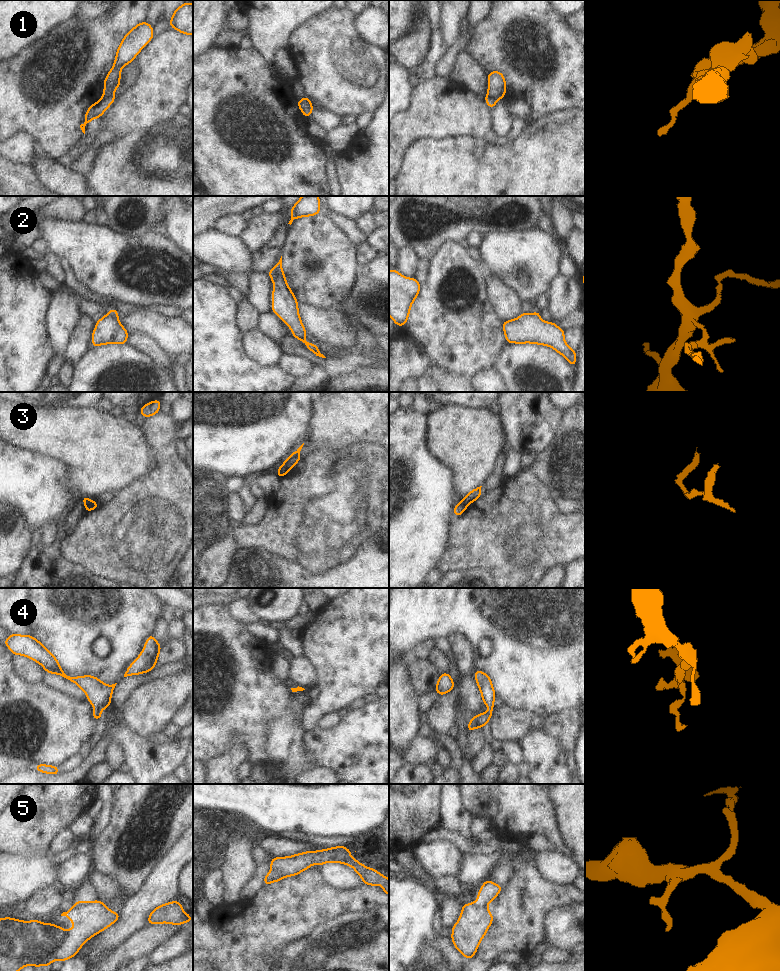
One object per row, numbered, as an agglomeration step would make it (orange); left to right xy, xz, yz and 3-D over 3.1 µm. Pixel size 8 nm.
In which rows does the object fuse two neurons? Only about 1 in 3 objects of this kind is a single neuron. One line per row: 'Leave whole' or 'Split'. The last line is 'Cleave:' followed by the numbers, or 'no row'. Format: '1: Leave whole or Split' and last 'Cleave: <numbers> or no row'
1: Split
2: Split
3: Split
4: Leave whole
5: Split
Cleave: 1, 2, 3, 5.

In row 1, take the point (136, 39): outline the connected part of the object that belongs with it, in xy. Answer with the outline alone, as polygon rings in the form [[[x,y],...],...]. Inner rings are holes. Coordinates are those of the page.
[[[146,21],[128,31],[117,49],[113,67],[103,82],[104,94],[102,97],[114,94],[114,91],[120,86],[121,68],[134,61],[136,55],[153,37],[153,27]]]

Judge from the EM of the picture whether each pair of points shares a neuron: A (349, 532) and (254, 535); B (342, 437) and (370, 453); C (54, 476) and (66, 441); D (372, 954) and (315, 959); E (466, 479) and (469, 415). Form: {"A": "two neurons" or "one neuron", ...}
{"A": "one neuron", "B": "two neurons", "C": "two neurons", "D": "one neuron", "E": "one neuron"}

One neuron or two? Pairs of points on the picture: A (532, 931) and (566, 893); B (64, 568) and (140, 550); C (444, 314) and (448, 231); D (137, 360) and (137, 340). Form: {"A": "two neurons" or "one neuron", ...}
{"A": "one neuron", "B": "two neurons", "C": "two neurons", "D": "two neurons"}

